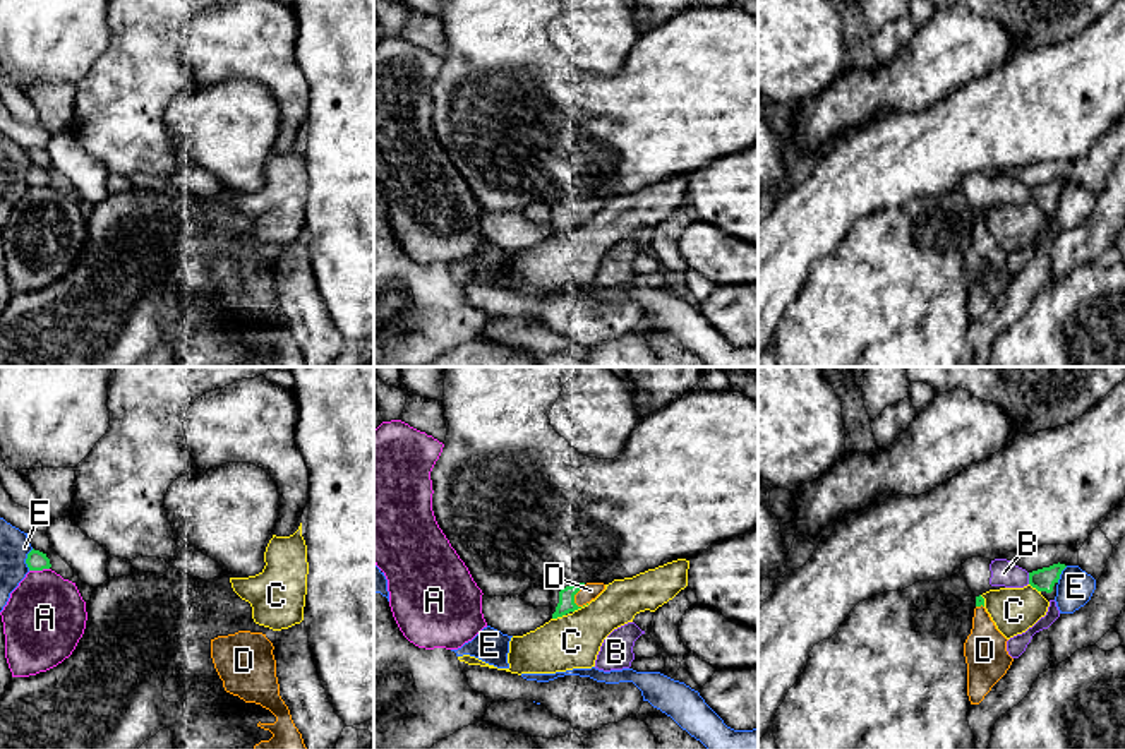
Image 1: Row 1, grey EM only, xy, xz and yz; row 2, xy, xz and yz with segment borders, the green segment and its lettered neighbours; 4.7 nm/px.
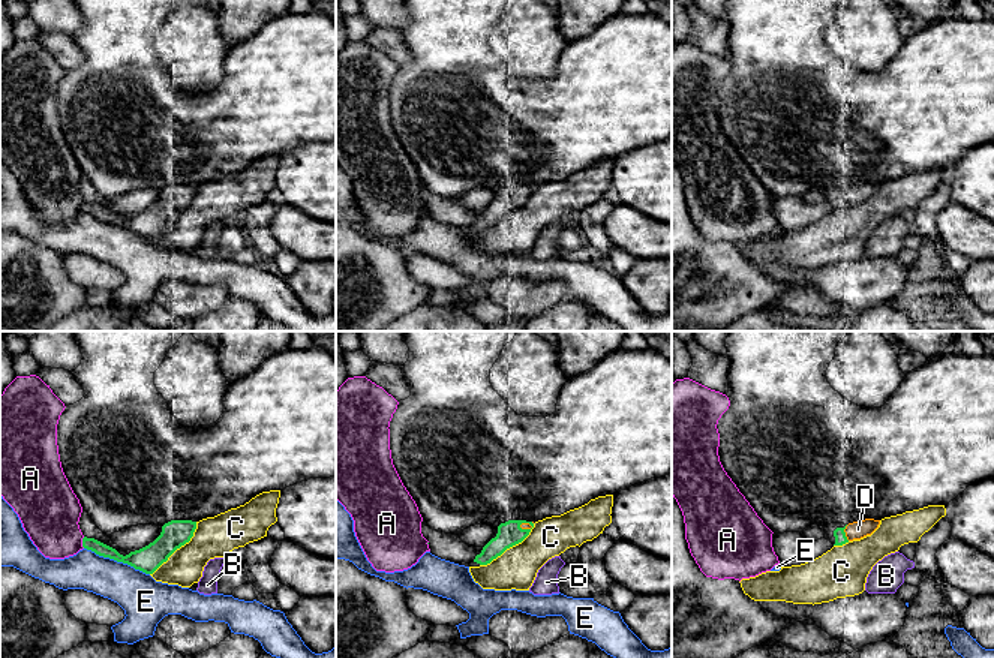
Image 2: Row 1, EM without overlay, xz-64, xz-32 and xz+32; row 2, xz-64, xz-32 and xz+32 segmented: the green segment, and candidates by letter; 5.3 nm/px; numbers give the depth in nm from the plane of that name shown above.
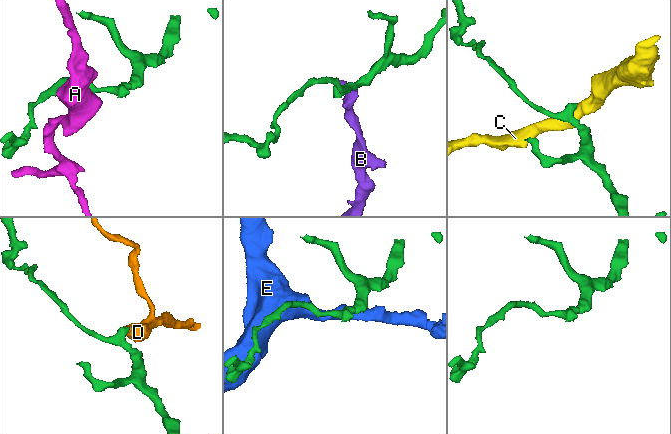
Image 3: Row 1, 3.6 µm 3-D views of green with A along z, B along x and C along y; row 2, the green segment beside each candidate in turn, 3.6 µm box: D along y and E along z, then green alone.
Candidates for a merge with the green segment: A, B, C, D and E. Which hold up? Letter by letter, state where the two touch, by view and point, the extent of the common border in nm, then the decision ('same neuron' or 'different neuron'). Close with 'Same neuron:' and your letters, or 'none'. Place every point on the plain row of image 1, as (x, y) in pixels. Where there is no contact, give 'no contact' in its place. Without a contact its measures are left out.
A: contact xy (38, 185); length 100 nm; different neuron
B: contact yz (1029, 194); length 60 nm; different neuron
C: contact xz (580, 223); length 90 nm; different neuron
D: contact xz (575, 209); length 120 nm; same neuron
E: contact xy (26, 175); length 110 nm; different neuron
Same neuron: D

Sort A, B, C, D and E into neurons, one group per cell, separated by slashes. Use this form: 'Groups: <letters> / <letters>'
Groups: A / B / C / D / E

